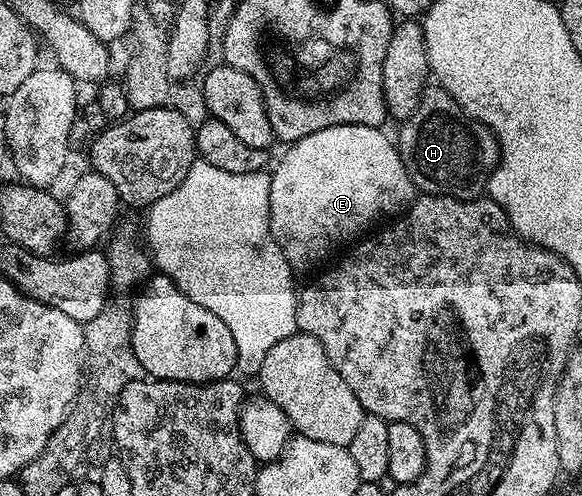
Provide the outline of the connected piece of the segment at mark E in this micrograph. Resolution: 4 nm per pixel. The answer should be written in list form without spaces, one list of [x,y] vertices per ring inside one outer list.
[[[332,125],[292,142],[286,149],[289,150],[285,158],[278,163],[277,170],[272,170],[269,179],[269,229],[281,248],[281,254],[294,271],[307,268],[309,261],[323,260],[340,245],[348,246],[356,242],[378,223],[404,213],[415,200],[411,175],[407,175],[401,154],[397,152],[390,134],[388,137],[381,129],[362,125]]]

